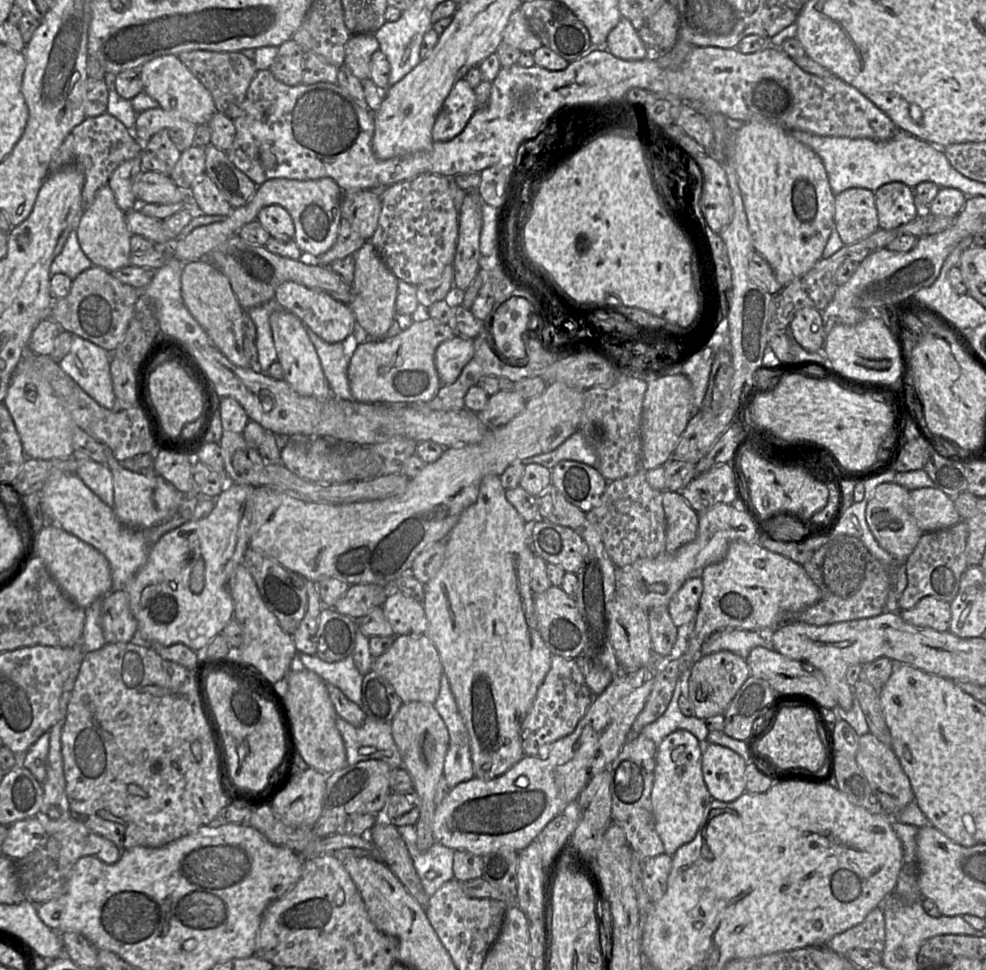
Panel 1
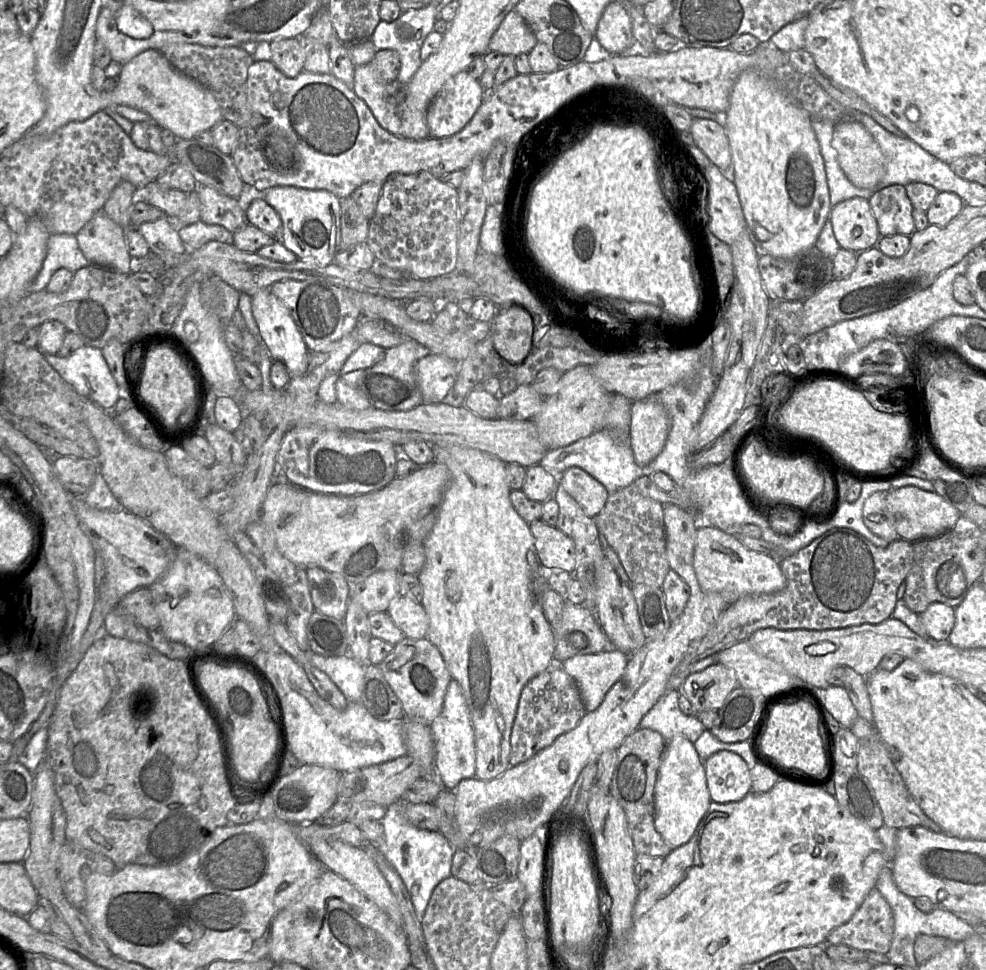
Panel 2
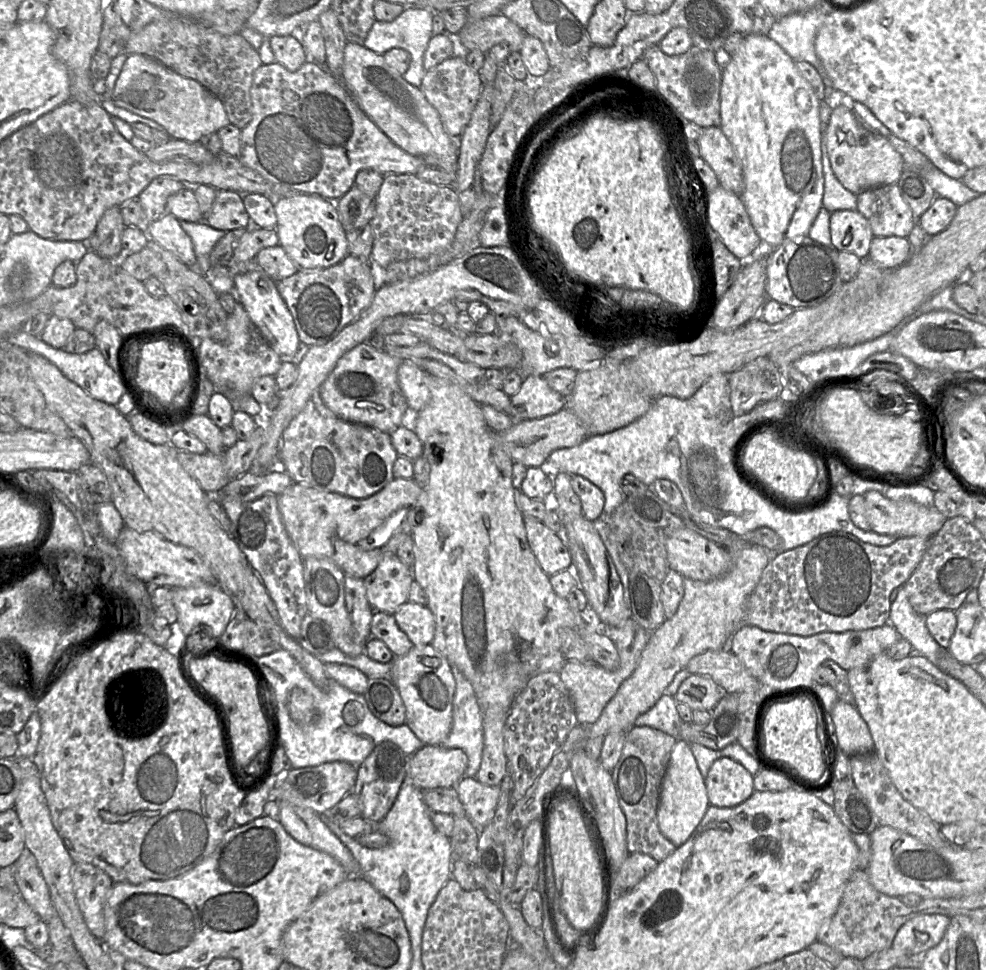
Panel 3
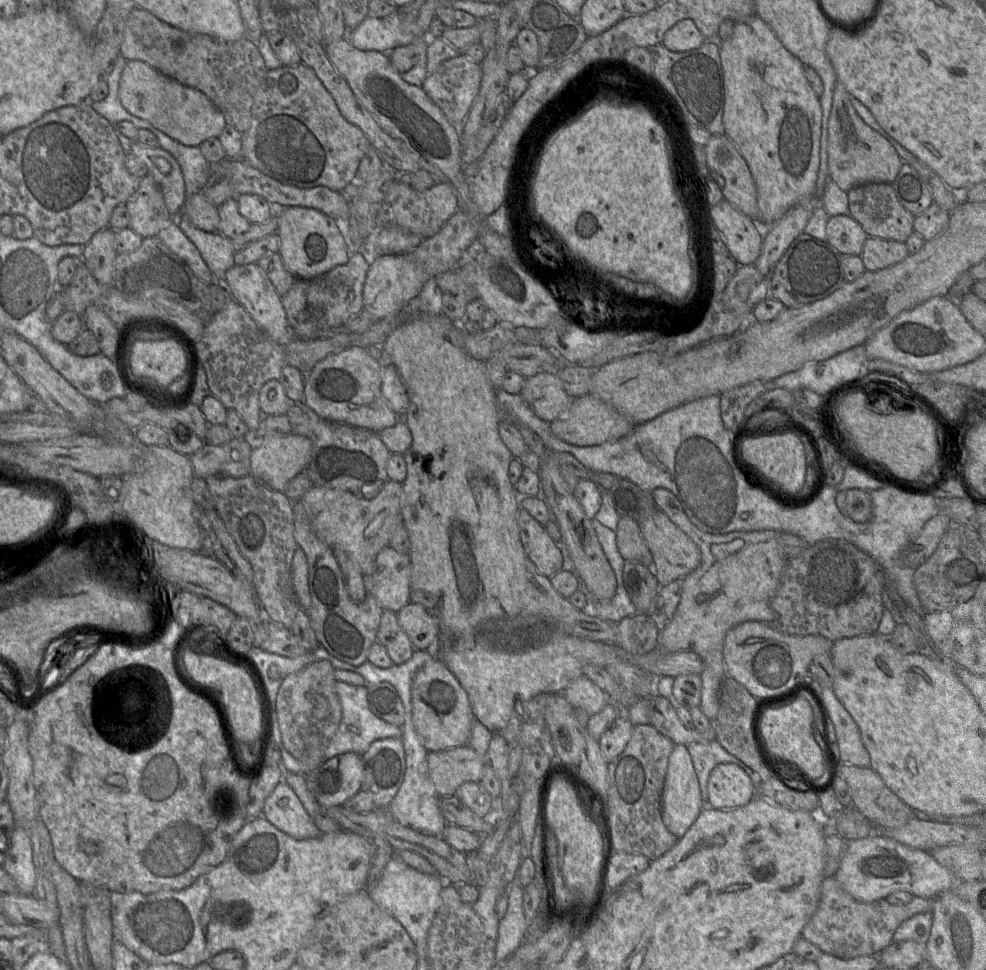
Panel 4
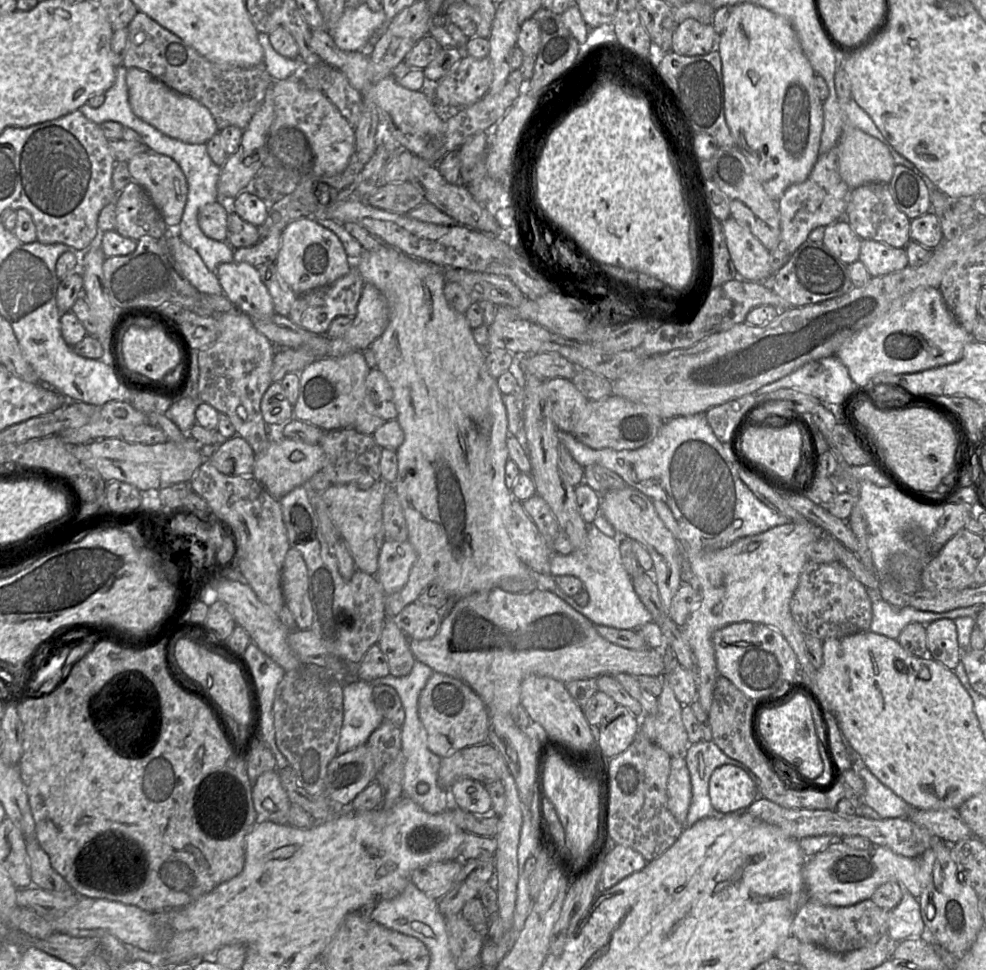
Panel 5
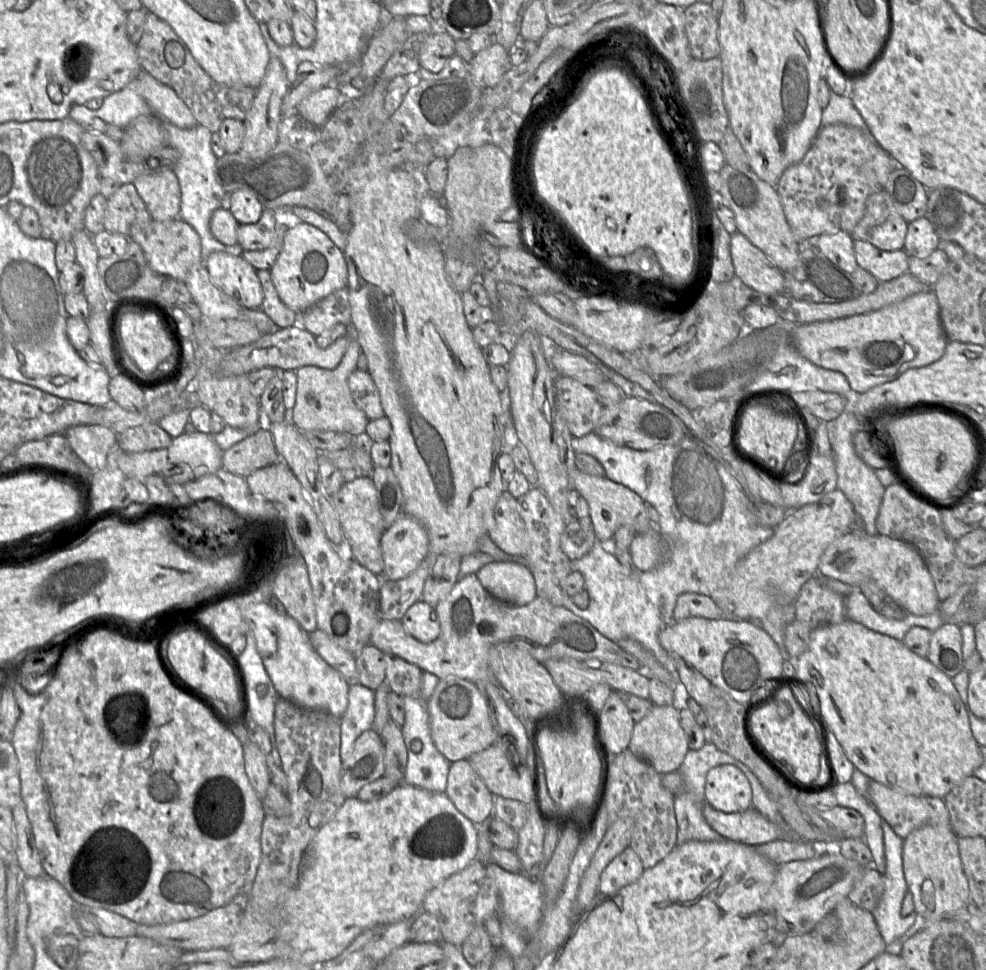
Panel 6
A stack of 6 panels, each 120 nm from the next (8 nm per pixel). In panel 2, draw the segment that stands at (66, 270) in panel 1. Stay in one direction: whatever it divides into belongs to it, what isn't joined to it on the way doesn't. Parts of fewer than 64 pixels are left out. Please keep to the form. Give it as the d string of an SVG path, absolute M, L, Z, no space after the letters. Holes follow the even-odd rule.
M53 234L47 241L47 253L43 265L30 286L30 293L46 289L52 275L60 268L72 273L88 266L90 262L78 246L76 236L72 234Z

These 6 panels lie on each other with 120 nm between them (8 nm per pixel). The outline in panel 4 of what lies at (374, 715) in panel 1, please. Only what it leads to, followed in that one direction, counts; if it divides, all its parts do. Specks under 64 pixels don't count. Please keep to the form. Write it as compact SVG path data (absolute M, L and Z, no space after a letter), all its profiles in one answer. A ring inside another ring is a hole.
M387 682L367 686L367 698L371 712L387 723L402 727L404 706L396 689Z

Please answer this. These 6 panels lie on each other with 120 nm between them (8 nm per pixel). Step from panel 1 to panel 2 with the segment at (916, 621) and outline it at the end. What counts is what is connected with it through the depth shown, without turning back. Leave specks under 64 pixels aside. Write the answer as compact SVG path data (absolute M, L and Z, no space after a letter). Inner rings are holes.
M940 602L931 603L919 615L929 639L947 642L955 624L955 608Z

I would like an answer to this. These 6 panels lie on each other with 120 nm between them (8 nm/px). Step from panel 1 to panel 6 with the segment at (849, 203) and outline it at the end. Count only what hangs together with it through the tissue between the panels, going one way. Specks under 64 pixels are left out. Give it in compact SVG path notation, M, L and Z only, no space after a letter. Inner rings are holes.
M840 231L819 236L817 247L831 262L848 273L853 273L858 264L853 249L851 234Z

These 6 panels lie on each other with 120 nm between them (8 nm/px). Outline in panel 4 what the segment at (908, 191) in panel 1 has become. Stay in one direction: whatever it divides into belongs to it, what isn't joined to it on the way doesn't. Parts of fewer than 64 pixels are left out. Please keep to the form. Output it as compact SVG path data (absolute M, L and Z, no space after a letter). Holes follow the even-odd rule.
M865 183L847 192L850 216L856 220L869 237L906 242L913 232L914 216L898 201L888 183Z

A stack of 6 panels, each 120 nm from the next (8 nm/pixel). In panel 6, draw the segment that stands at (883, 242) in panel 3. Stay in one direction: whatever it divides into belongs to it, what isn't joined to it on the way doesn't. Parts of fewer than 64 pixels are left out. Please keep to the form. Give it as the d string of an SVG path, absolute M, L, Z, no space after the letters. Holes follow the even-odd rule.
M853 241L856 262L880 282L890 281L909 272L909 255L904 249L883 251L869 242Z

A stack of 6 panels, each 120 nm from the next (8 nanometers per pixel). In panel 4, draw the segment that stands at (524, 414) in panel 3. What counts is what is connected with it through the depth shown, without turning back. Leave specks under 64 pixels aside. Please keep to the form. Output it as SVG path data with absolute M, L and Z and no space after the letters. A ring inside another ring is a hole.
M541 372L526 378L519 394L533 412L546 422L566 414L575 400L565 391L558 373Z

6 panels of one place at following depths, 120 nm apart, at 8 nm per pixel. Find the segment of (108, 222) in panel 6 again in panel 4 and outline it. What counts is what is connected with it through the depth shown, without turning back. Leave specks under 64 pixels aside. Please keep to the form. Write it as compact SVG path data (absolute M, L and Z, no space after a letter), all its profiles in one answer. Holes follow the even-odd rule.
M149 175L144 176L139 188L125 206L129 213L129 227L143 239L157 236L175 218L169 213L159 186Z

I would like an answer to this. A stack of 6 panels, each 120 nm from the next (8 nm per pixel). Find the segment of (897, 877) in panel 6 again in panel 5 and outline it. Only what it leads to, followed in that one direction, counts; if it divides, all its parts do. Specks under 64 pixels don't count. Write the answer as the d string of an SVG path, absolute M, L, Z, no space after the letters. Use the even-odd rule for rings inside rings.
M901 886L902 898L889 911L888 935L900 942L909 938L926 937L926 929L920 913L918 898Z

